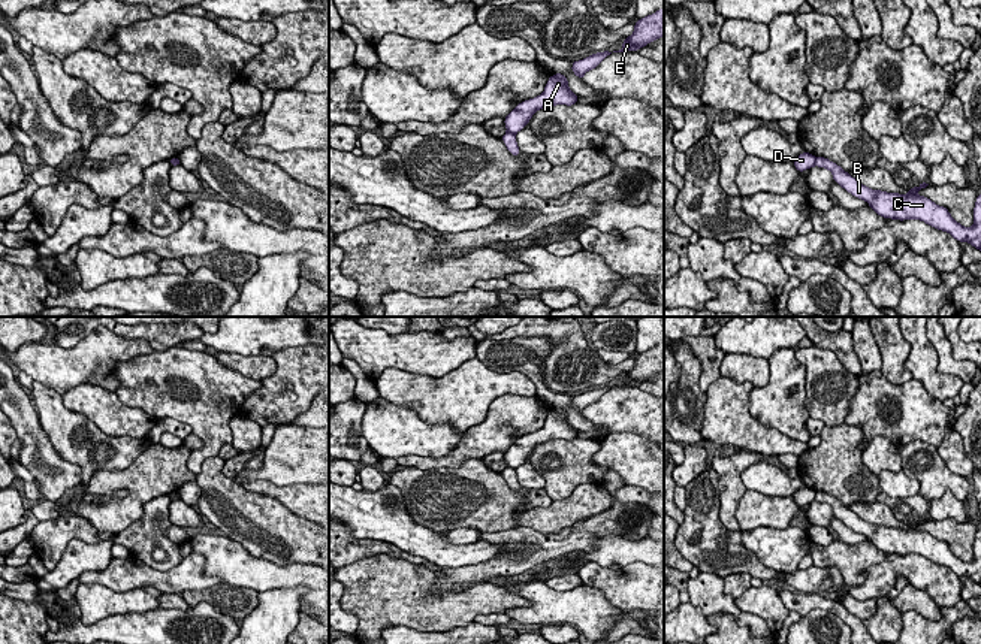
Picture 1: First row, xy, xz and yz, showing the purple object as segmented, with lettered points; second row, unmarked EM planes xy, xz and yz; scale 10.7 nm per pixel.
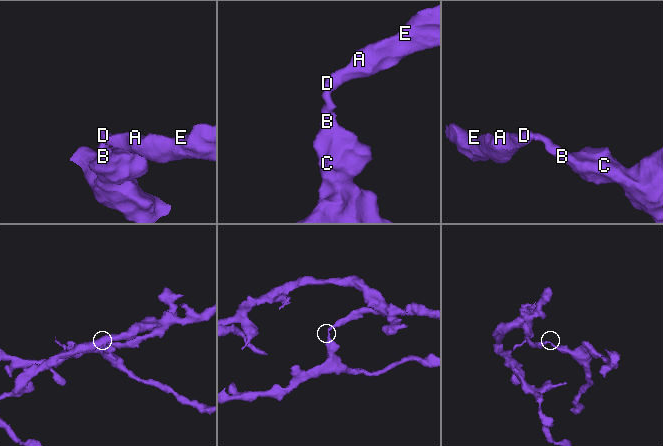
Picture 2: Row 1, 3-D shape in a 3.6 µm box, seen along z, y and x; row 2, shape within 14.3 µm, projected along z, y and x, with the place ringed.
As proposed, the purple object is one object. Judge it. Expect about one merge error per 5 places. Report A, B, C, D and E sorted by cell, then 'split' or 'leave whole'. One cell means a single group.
A D E / B C | split

